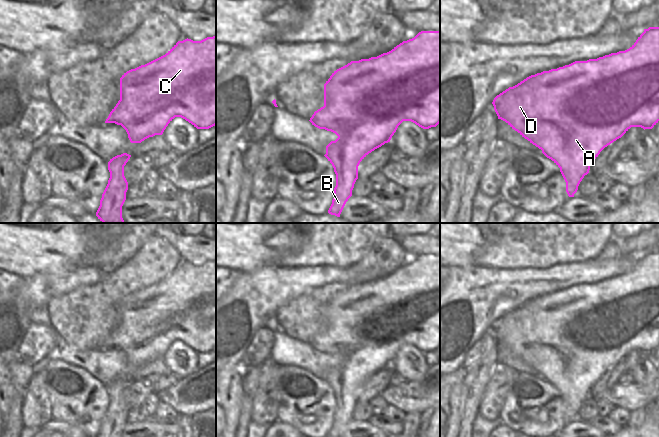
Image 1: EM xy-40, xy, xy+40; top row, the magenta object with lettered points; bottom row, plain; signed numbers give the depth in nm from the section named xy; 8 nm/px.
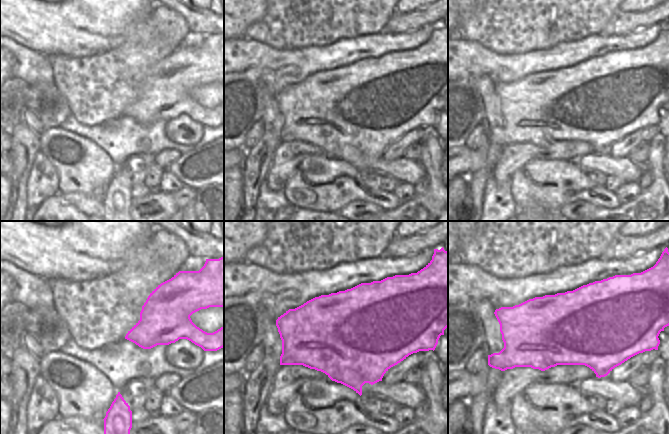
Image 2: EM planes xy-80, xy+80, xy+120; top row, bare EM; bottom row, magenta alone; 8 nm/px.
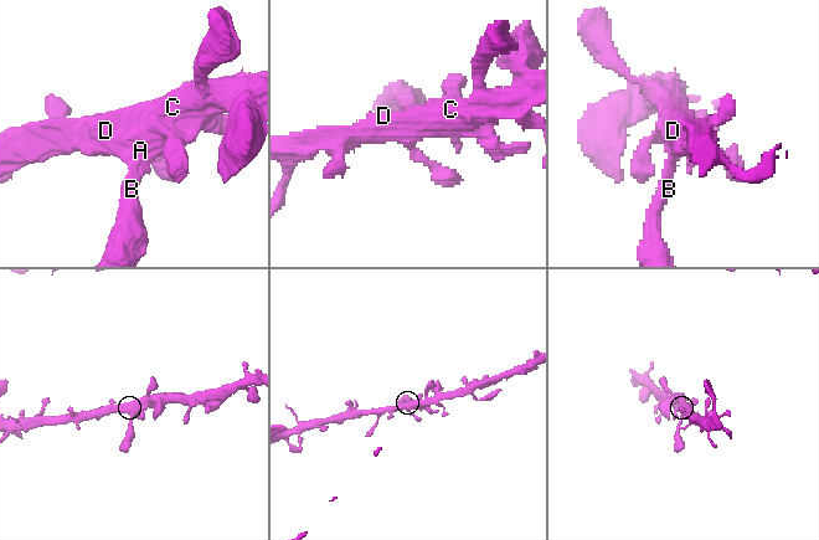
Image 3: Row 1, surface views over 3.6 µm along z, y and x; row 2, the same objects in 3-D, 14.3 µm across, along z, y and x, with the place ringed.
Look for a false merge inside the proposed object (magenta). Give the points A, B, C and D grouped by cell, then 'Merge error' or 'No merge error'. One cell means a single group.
Groups: A B C D. No merge error.

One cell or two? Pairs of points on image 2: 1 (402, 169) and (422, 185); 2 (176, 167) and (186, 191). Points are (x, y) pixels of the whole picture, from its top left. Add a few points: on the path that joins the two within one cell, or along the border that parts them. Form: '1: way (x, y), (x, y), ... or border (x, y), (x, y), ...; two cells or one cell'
1: border (425, 176), (414, 185); two cells
2: border (182, 184), (197, 189); two cells

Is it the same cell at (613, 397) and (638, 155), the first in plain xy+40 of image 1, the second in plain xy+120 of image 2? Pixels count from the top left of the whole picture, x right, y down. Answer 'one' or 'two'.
two

